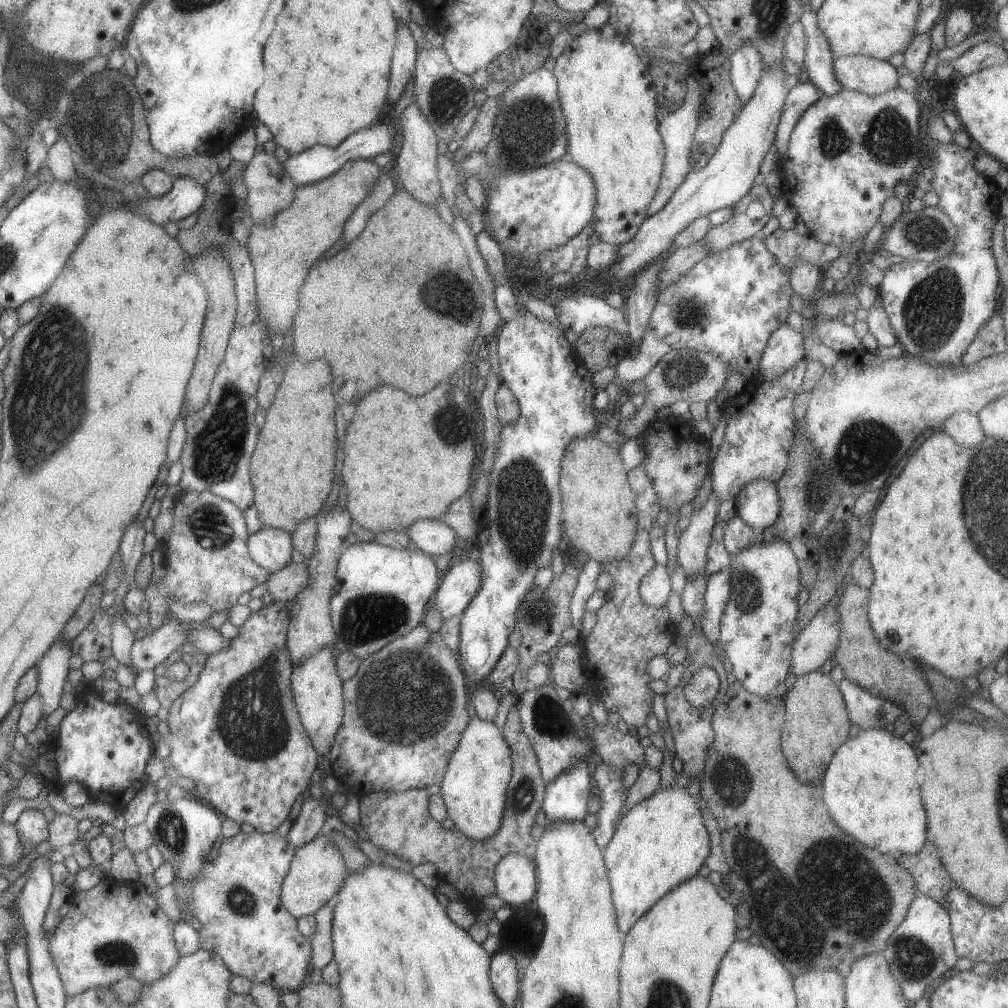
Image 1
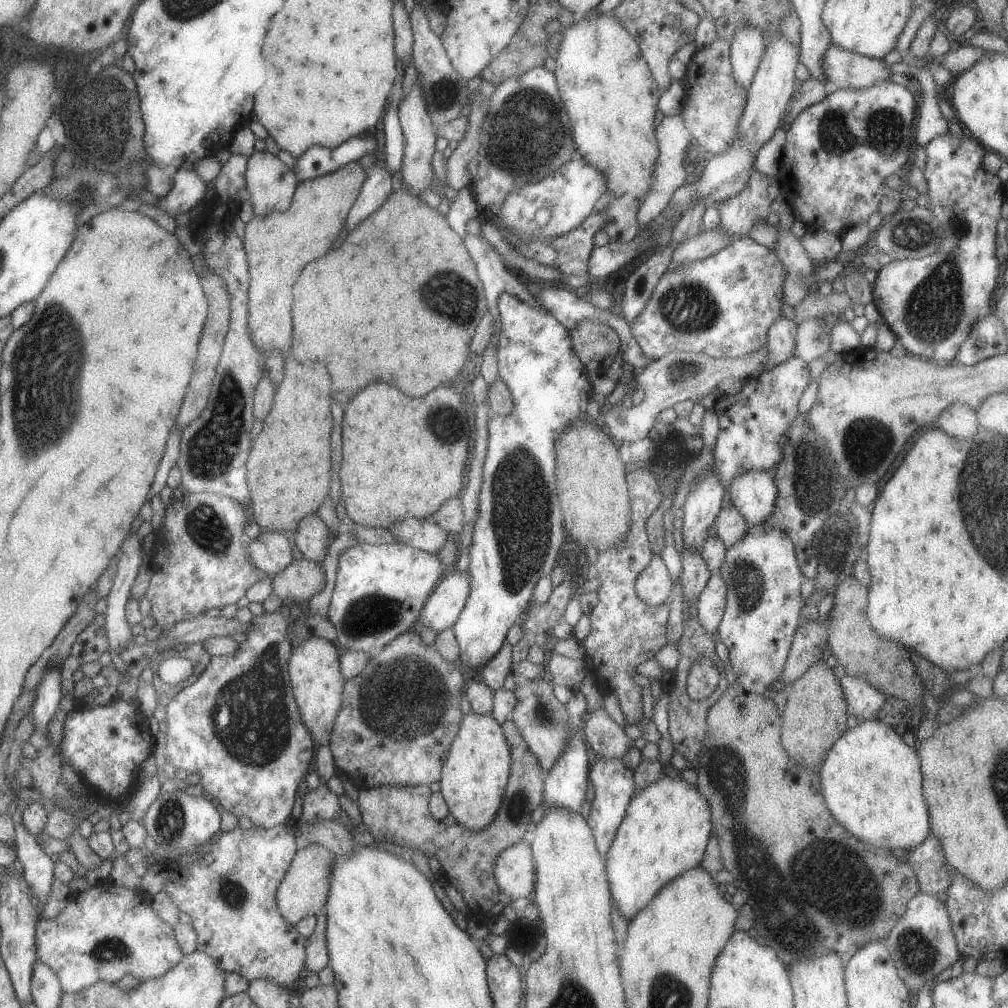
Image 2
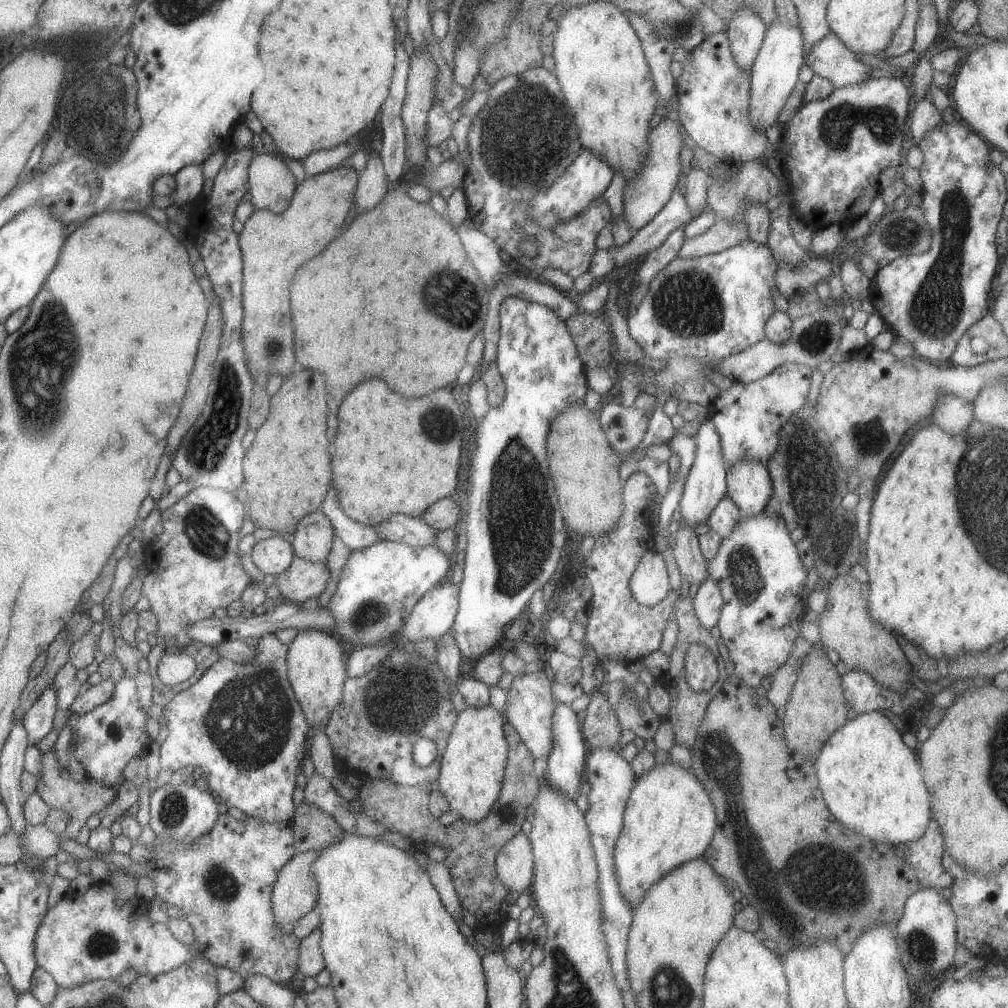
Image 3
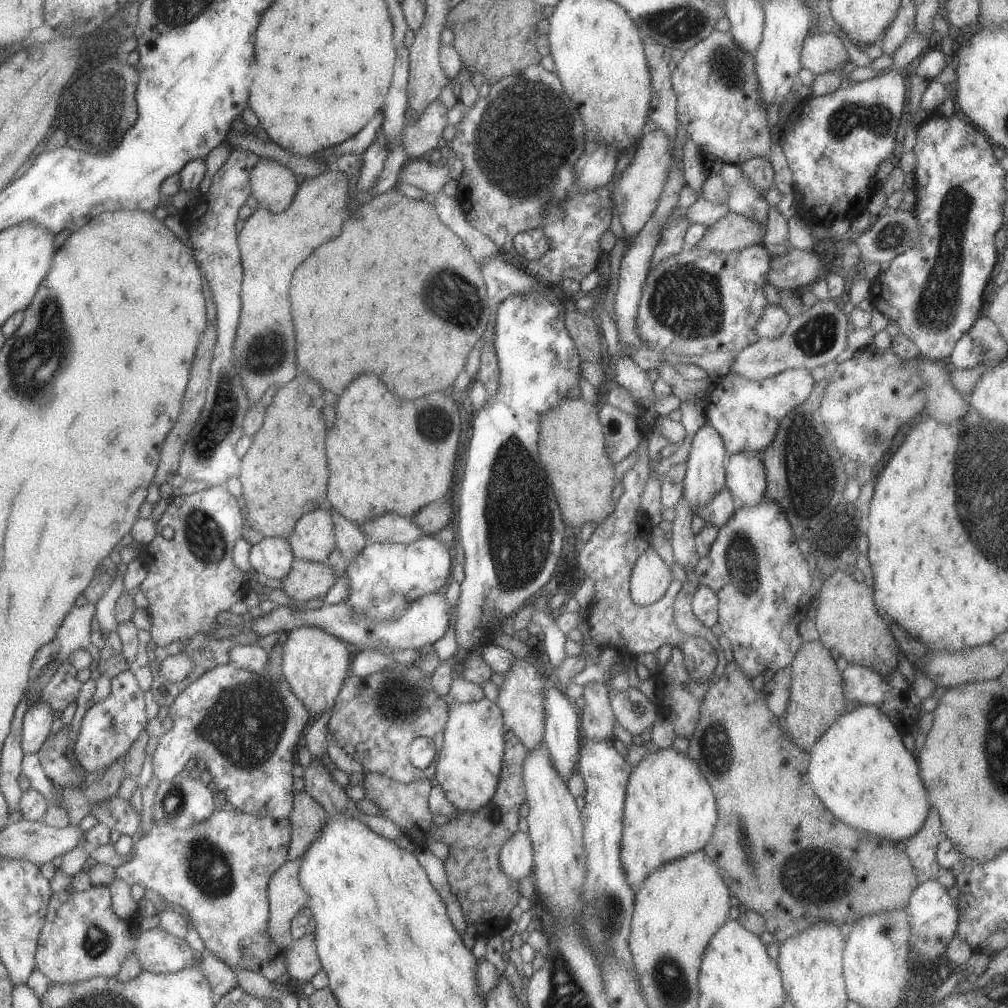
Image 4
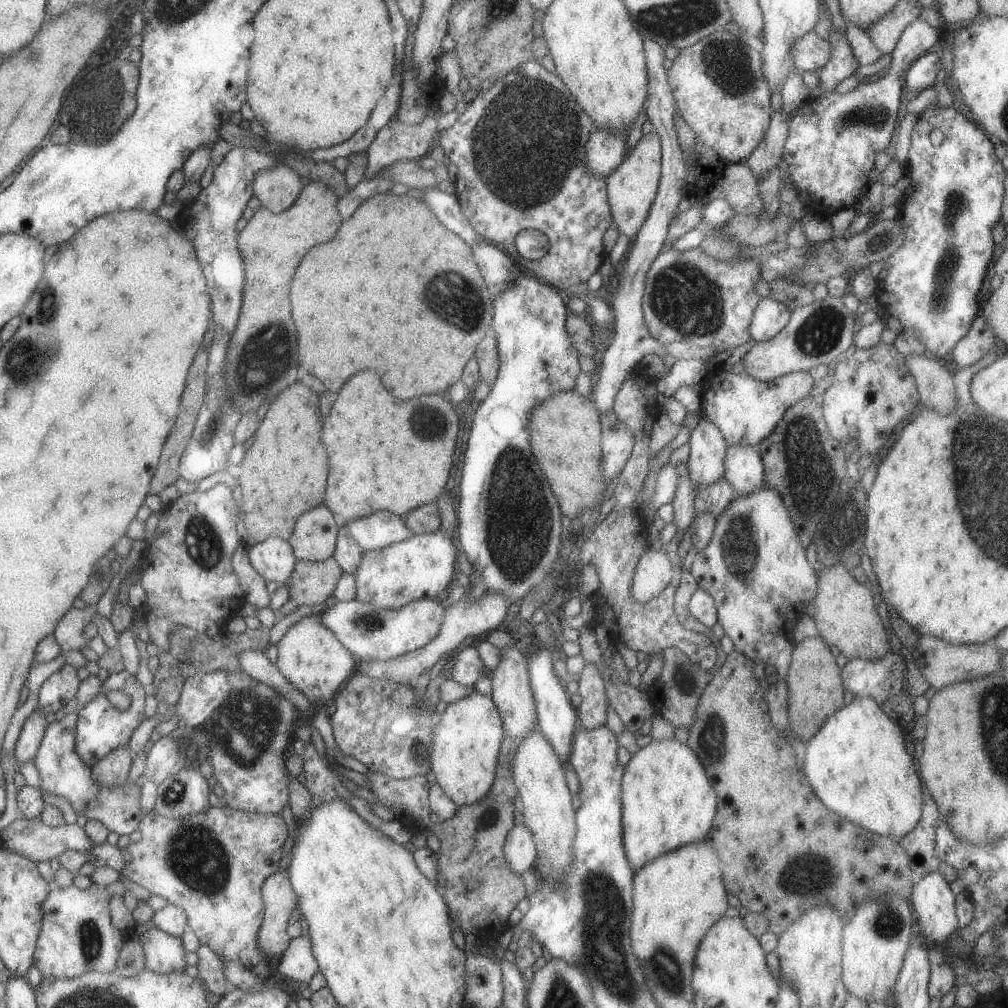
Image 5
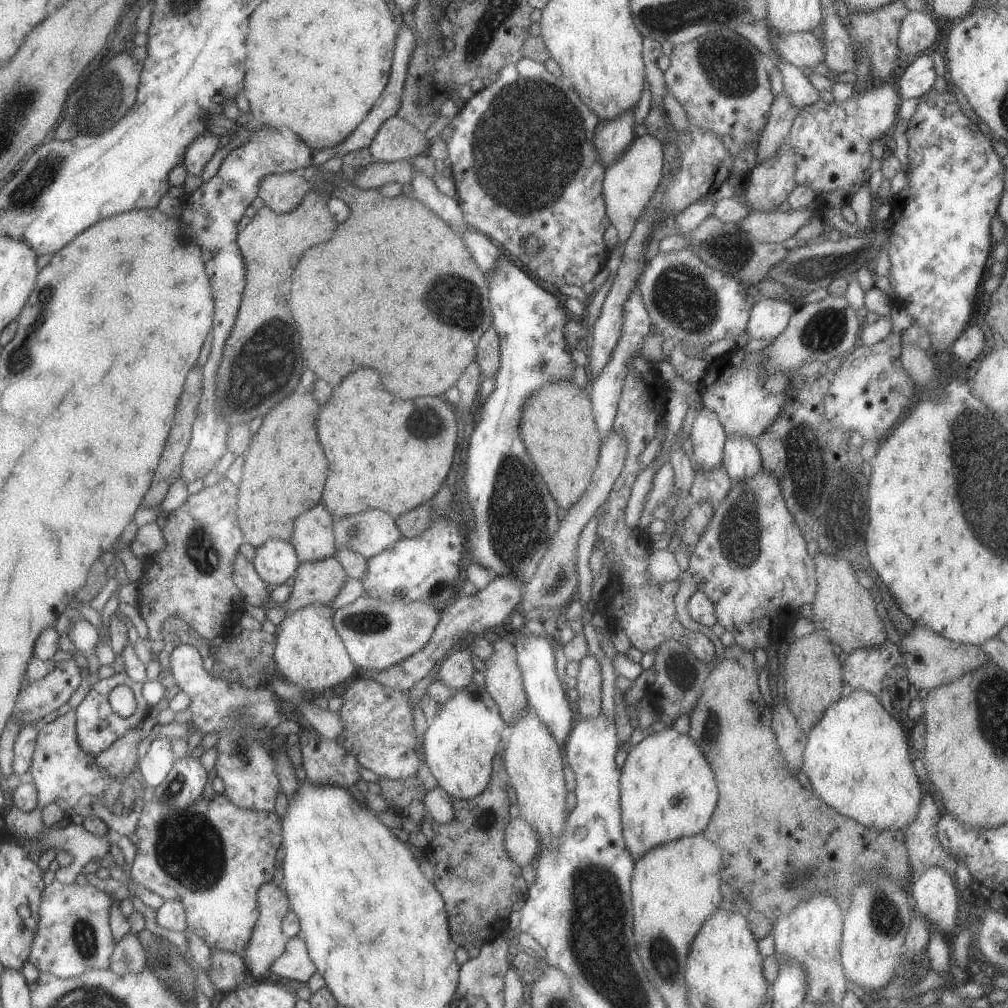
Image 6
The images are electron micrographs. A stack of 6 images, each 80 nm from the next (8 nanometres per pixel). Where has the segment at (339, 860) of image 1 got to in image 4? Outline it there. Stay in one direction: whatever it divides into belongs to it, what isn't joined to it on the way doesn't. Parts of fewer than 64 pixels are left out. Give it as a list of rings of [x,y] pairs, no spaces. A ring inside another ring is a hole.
[[[302,858],[286,860],[268,880],[268,921],[270,939],[281,948],[291,947],[291,919],[308,904],[308,894],[298,883]]]

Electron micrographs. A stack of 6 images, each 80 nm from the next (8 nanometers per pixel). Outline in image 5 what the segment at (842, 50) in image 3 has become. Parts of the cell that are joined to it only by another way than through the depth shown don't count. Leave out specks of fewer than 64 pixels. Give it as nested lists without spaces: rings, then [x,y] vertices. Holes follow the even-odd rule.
[[[806,32],[801,38],[793,41],[790,55],[798,72],[809,70],[817,72],[825,66],[830,55],[830,42],[819,37],[815,32]]]

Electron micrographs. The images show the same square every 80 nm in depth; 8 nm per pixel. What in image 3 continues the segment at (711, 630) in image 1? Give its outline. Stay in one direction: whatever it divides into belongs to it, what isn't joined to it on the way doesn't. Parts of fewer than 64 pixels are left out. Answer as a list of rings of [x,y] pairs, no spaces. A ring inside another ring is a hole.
[[[707,580],[699,585],[692,600],[692,606],[699,623],[711,630],[717,625],[721,609],[721,594],[717,584]]]

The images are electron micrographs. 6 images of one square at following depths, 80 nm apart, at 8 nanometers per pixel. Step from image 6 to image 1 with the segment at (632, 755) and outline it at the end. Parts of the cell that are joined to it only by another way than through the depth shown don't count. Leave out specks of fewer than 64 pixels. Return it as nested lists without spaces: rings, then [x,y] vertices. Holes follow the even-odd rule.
[[[675,784],[670,789],[659,789],[655,791],[649,798],[642,800],[639,804],[629,807],[628,811],[621,816],[616,824],[614,833],[609,839],[609,842],[602,849],[602,855],[604,858],[605,870],[607,878],[610,884],[611,898],[613,908],[616,914],[617,928],[625,935],[626,932],[635,924],[635,921],[642,917],[666,892],[669,892],[673,887],[676,887],[679,883],[685,882],[693,875],[701,874],[704,871],[704,860],[709,856],[709,835],[705,825],[703,824],[703,817],[701,816],[700,808],[697,804],[697,799],[689,795],[687,789],[677,786]]]

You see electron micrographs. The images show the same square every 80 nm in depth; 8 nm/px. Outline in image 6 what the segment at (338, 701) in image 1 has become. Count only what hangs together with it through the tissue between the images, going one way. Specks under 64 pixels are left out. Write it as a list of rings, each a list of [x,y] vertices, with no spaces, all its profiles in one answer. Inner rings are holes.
[[[329,604],[307,605],[286,614],[279,623],[272,654],[276,669],[287,681],[297,685],[307,697],[316,697],[326,688],[348,683],[356,676],[356,668],[332,623]]]

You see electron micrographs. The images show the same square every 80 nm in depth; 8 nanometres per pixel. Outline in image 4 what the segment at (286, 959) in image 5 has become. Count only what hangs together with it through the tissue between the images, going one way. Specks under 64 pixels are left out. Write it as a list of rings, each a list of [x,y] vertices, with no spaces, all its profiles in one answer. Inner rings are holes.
[[[309,933],[294,940],[290,952],[286,956],[286,972],[288,976],[299,980],[299,982],[307,982],[321,968],[314,934]]]

